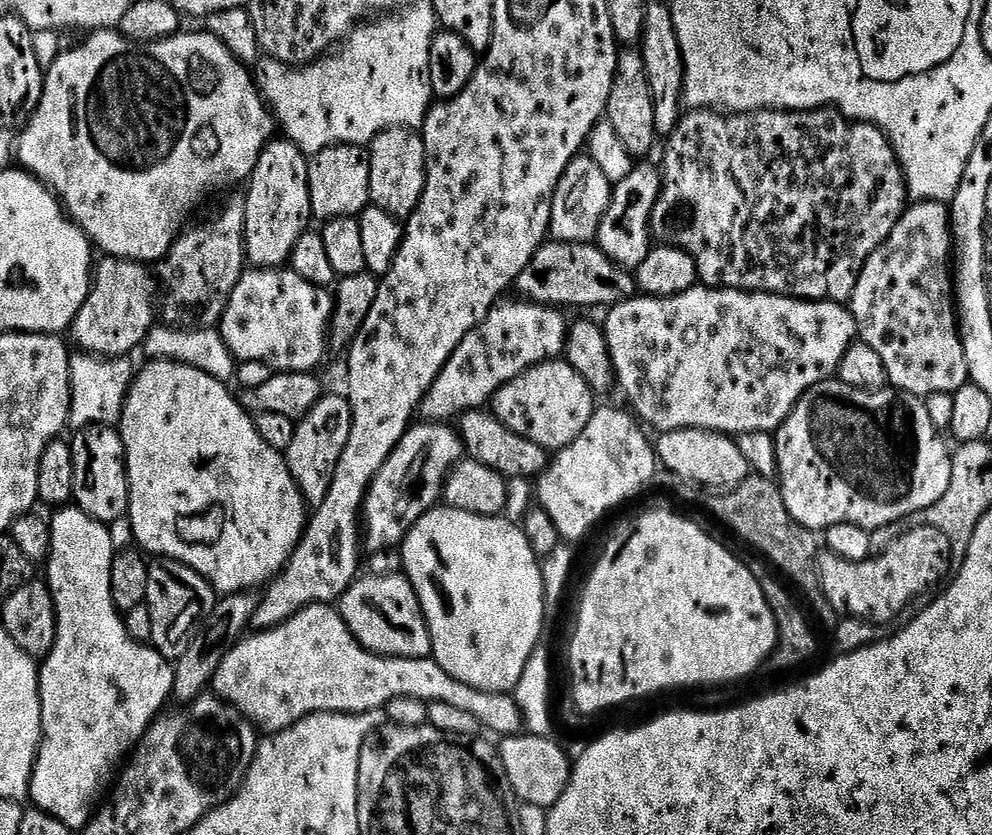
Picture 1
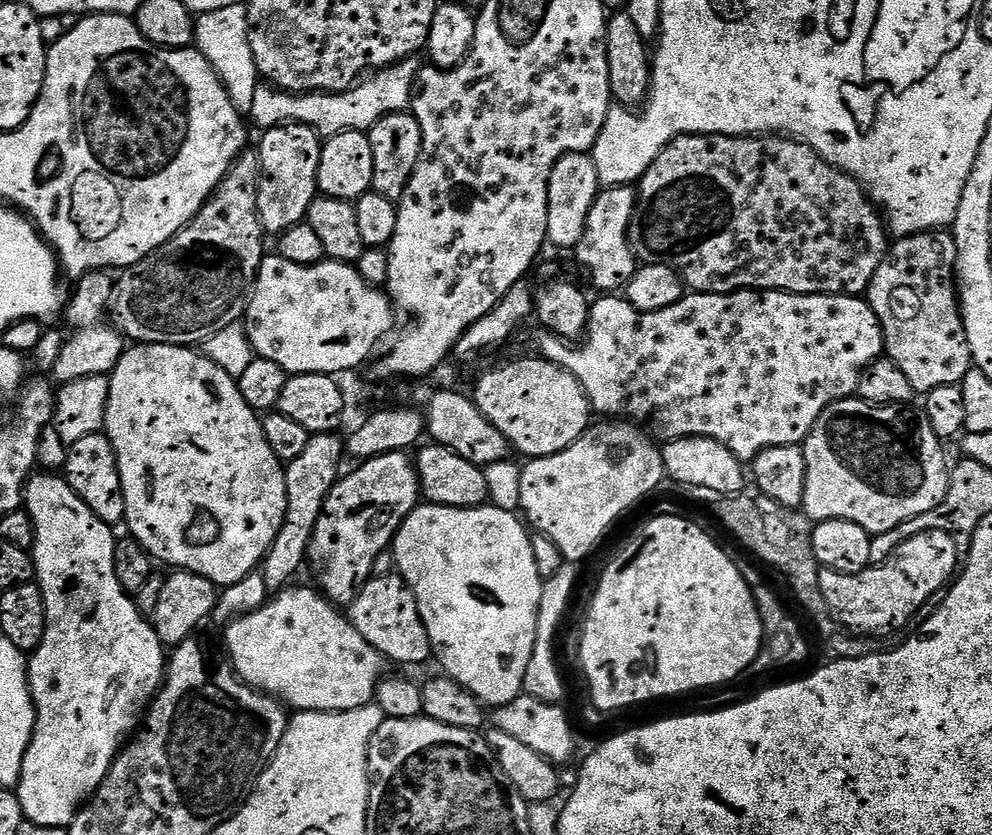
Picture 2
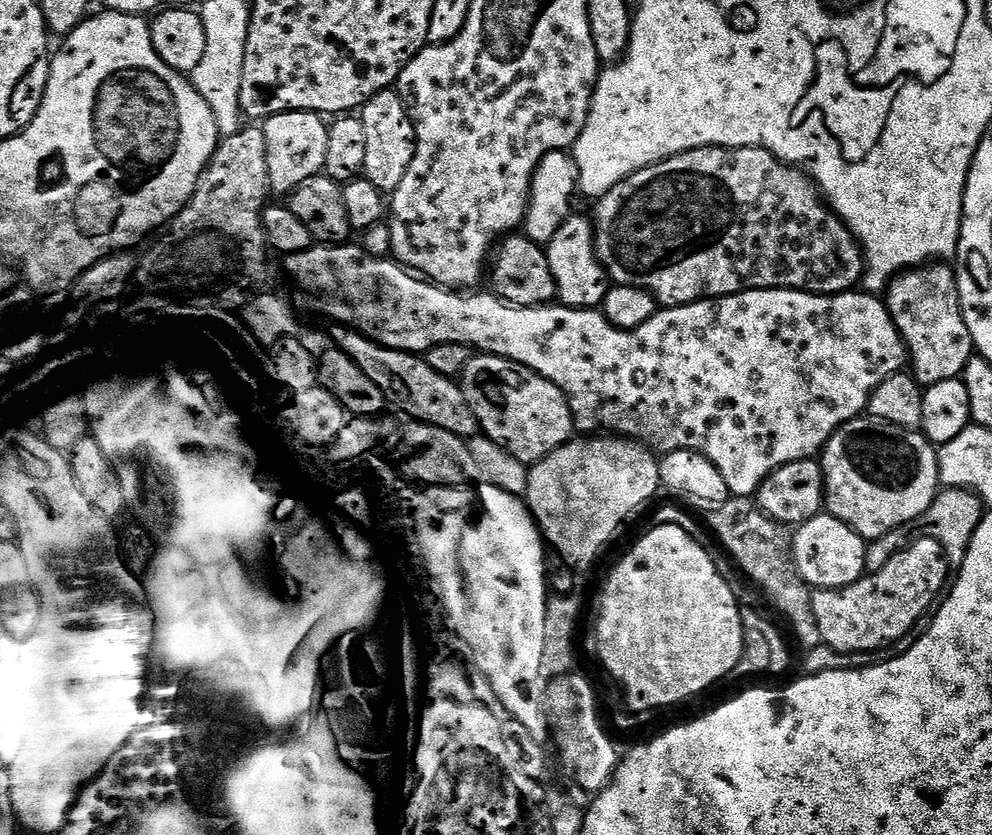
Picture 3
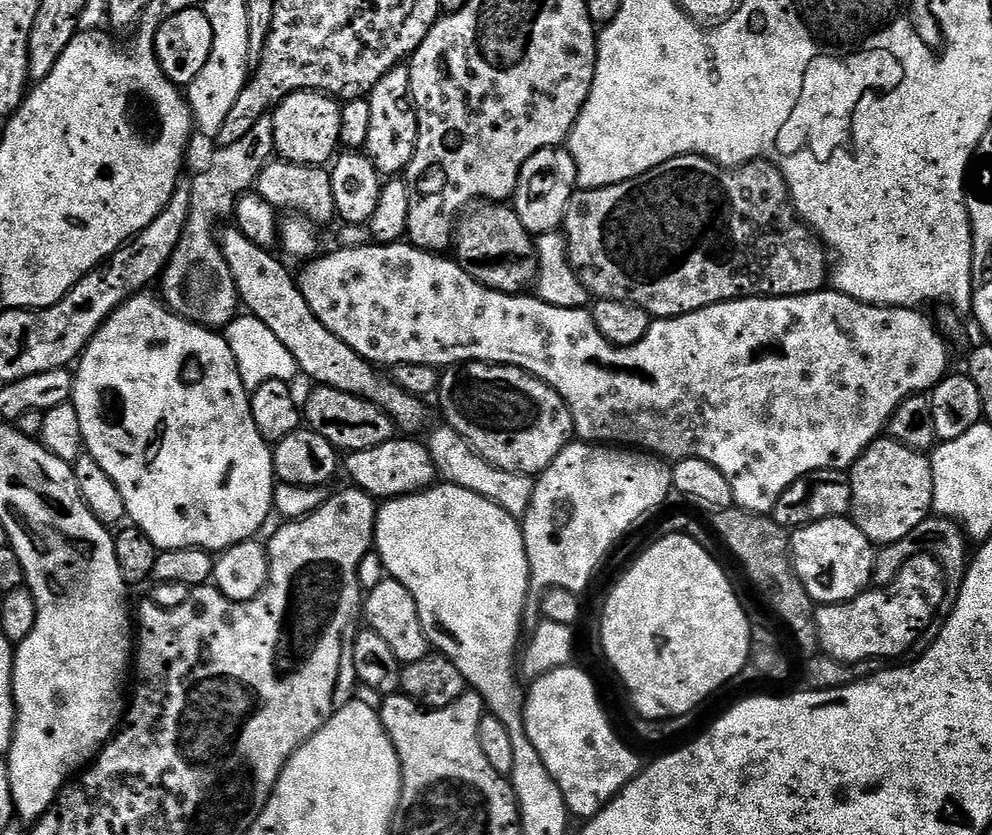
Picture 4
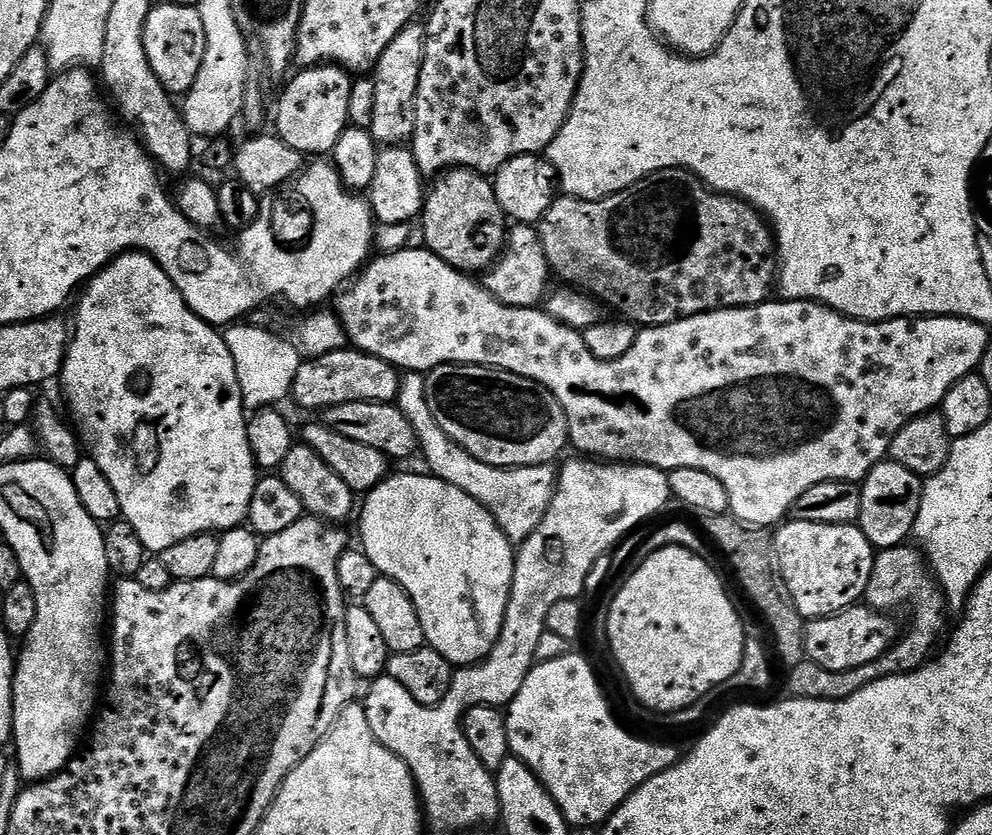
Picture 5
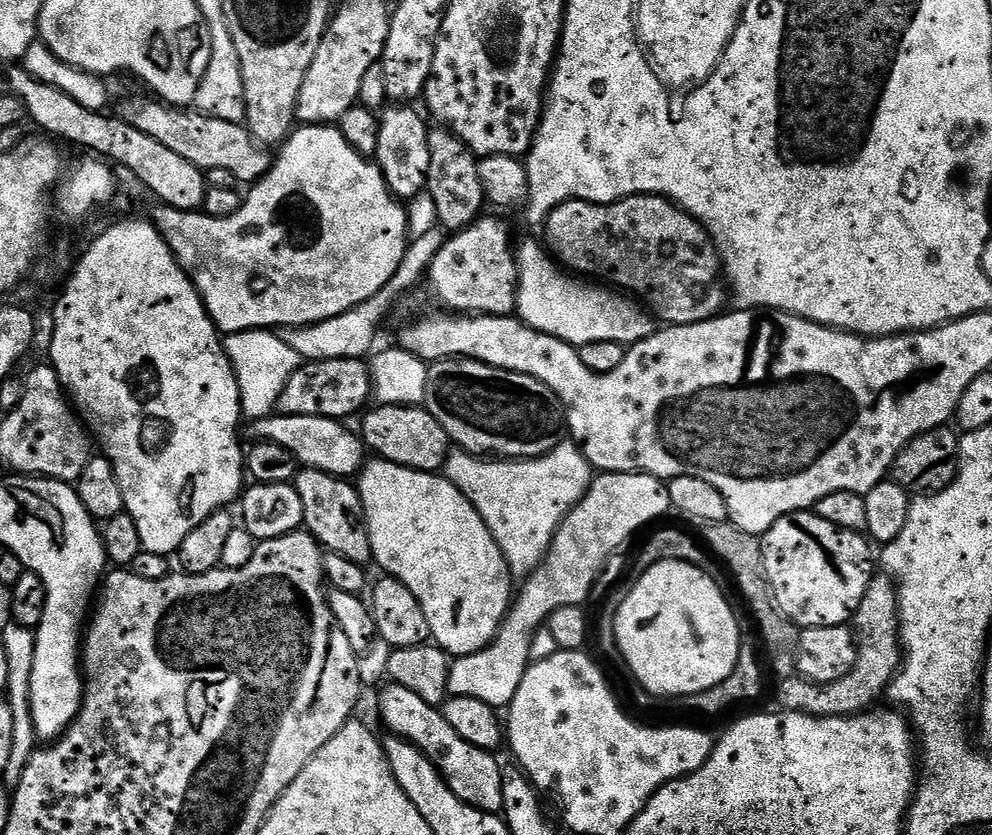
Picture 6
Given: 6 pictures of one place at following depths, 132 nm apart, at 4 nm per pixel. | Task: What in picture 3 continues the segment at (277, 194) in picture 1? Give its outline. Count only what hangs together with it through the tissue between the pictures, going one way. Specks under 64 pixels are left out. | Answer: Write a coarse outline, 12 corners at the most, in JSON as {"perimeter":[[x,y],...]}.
{"perimeter":[[318,112],[263,121],[270,189],[287,197],[321,175],[329,121]]}

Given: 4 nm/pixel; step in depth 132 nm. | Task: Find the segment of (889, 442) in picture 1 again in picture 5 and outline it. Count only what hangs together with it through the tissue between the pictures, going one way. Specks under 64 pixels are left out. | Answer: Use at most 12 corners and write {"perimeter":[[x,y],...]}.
{"perimeter":[[885,458],[860,484],[873,549],[909,539],[924,480]]}

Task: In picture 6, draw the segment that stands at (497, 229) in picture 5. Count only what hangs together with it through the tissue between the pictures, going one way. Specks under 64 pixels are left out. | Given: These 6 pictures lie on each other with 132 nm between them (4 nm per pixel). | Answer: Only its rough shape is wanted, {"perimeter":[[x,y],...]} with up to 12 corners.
{"perimeter":[[429,127],[426,196],[455,234],[486,208],[478,157]]}

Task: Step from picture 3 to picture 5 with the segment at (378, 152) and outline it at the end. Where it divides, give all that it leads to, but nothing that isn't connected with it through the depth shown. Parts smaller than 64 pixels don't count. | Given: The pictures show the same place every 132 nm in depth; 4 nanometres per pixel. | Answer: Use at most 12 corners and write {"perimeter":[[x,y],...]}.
{"perimeter":[[413,22],[374,69],[380,146],[416,133],[416,95],[426,28]]}

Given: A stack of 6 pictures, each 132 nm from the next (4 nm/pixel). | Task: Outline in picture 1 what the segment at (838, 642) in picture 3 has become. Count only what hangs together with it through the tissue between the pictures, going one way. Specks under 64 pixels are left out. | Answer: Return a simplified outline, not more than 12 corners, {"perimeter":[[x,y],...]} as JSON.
{"perimeter":[[933,528],[846,562],[816,557],[837,614],[891,625],[953,567]]}

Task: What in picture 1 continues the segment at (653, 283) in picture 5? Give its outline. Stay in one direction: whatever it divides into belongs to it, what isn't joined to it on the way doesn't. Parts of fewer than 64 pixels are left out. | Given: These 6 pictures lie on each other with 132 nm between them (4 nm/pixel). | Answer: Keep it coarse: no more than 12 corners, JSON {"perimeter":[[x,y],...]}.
{"perimeter":[[698,108],[650,231],[709,288],[848,302],[909,203],[839,110]]}

